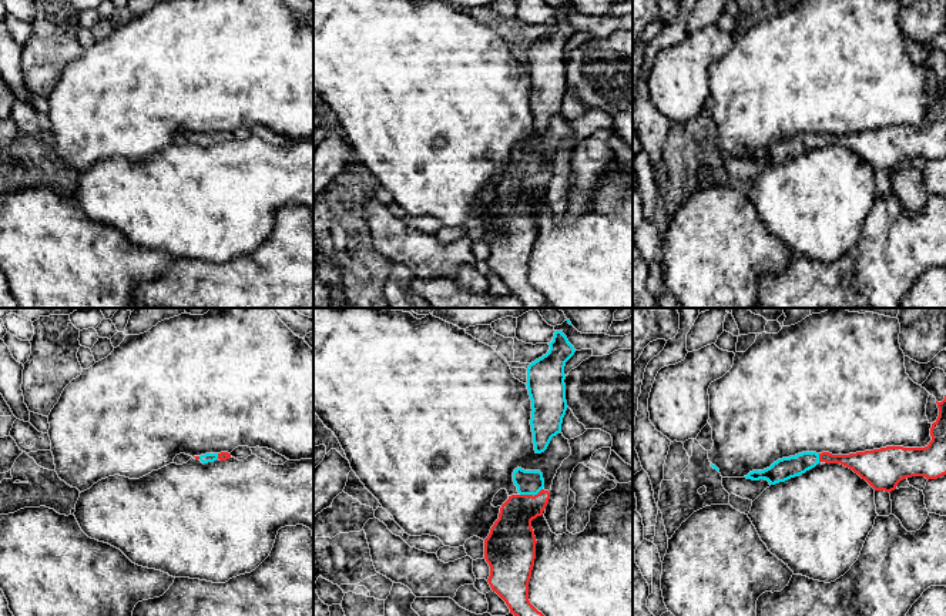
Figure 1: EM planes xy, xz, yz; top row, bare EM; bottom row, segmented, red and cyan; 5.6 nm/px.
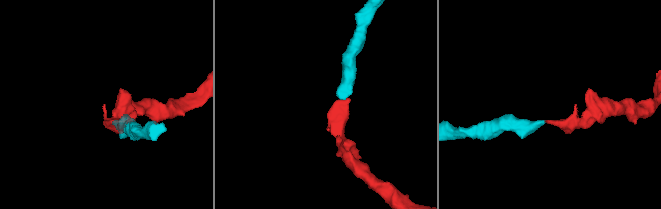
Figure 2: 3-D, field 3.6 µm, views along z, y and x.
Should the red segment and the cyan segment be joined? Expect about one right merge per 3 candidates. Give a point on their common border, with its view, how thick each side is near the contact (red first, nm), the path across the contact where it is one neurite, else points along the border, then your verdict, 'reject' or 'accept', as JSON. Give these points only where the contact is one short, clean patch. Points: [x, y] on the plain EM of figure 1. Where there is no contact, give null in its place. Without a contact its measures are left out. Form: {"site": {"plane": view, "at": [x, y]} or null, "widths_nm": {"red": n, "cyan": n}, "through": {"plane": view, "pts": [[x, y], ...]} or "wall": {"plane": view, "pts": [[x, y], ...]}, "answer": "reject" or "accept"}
{"site": {"plane": "xz", "at": [530, 176]}, "widths_nm": {"red": 240, "cyan": 140}, "through": {"plane": "xz", "pts": [[512, 216], [515, 197], [530, 176], [529, 163]]}, "answer": "accept"}

